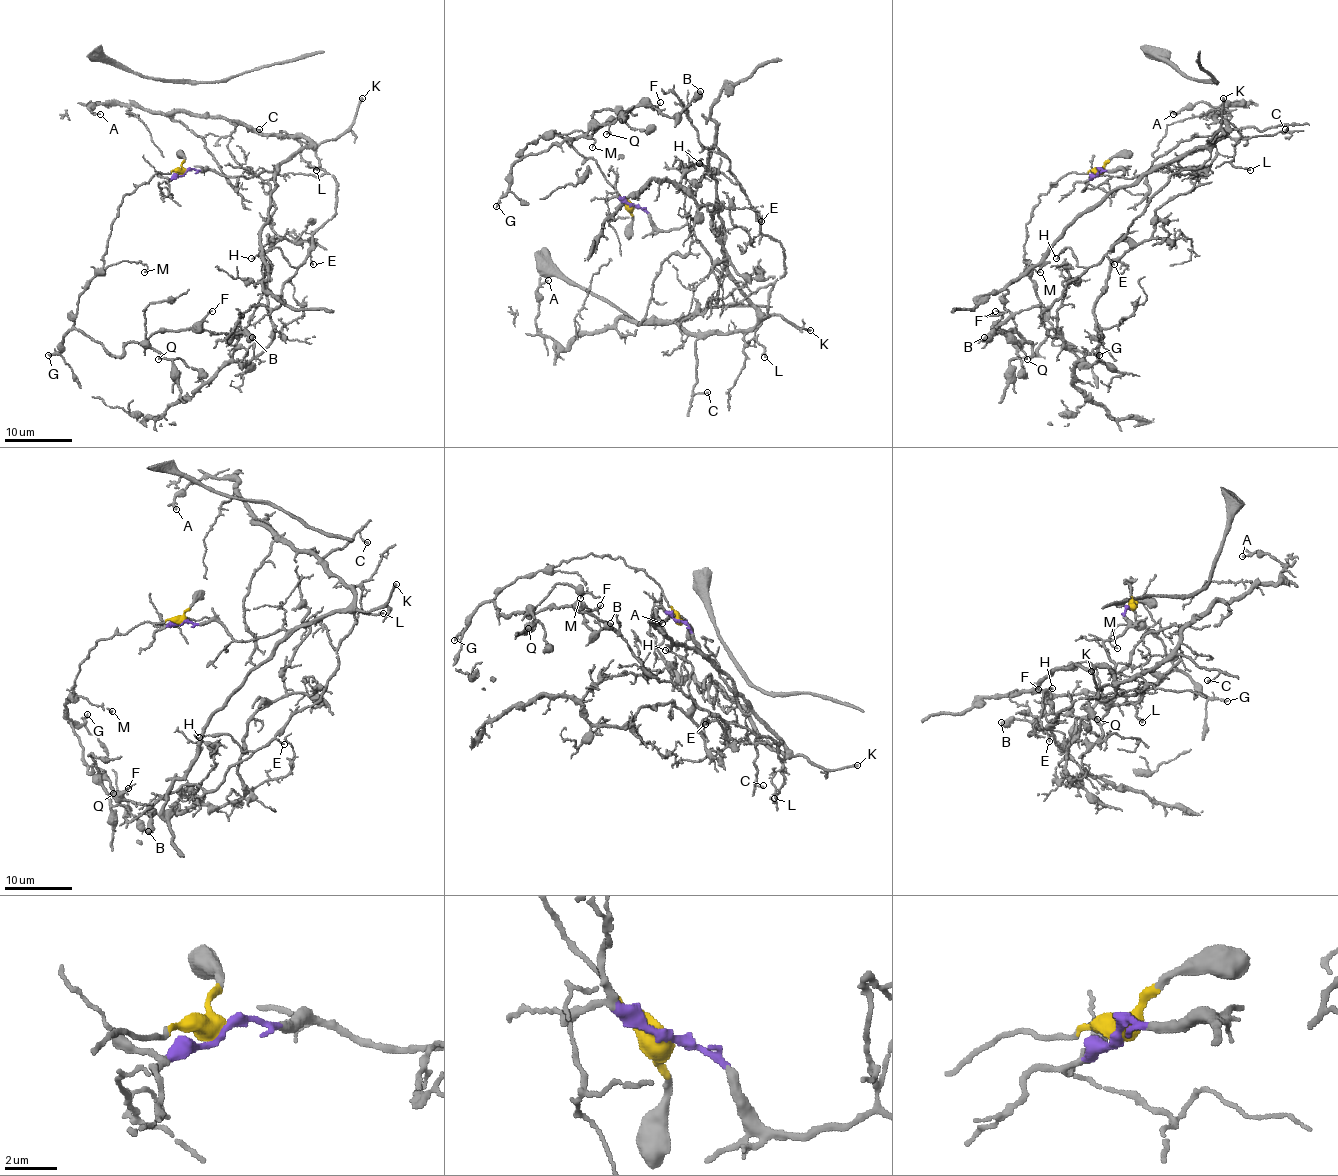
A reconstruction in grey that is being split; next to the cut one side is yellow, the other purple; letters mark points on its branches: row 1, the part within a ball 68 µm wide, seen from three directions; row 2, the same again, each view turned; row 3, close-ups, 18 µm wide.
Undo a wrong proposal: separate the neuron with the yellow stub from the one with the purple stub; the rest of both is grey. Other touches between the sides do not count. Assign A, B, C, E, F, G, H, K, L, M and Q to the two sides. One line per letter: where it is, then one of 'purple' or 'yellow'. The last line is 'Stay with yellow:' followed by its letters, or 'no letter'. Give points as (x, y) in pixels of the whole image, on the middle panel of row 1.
A: at (548, 280); purple
B: at (700, 91); yellow
C: at (707, 392); purple
E: at (761, 221); purple
F: at (660, 102); yellow
G: at (496, 206); yellow
H: at (699, 163); purple
K: at (810, 330); purple
L: at (764, 357); purple
M: at (592, 147); yellow
Q: at (606, 134); yellow
Stay with yellow: B, F, G, M, Q

